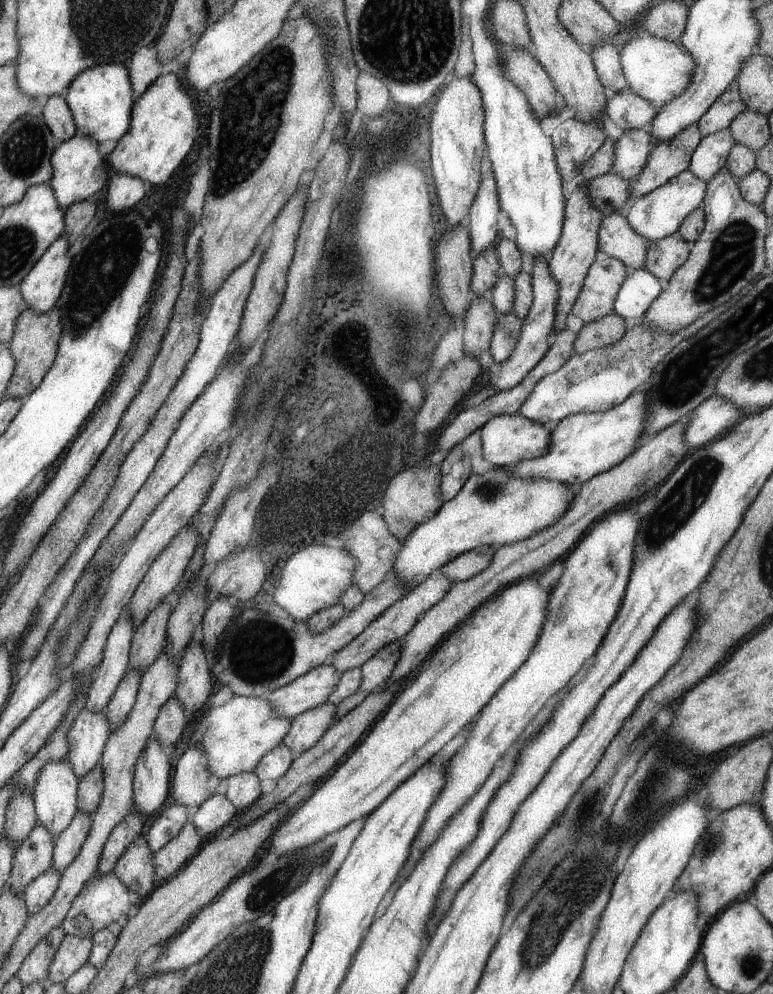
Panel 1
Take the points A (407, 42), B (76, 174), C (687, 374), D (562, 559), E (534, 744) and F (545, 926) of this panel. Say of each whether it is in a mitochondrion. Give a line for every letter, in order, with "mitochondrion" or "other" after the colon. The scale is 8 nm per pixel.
A: mitochondrion
B: other
C: mitochondrion
D: other
E: other
F: mitochondrion

